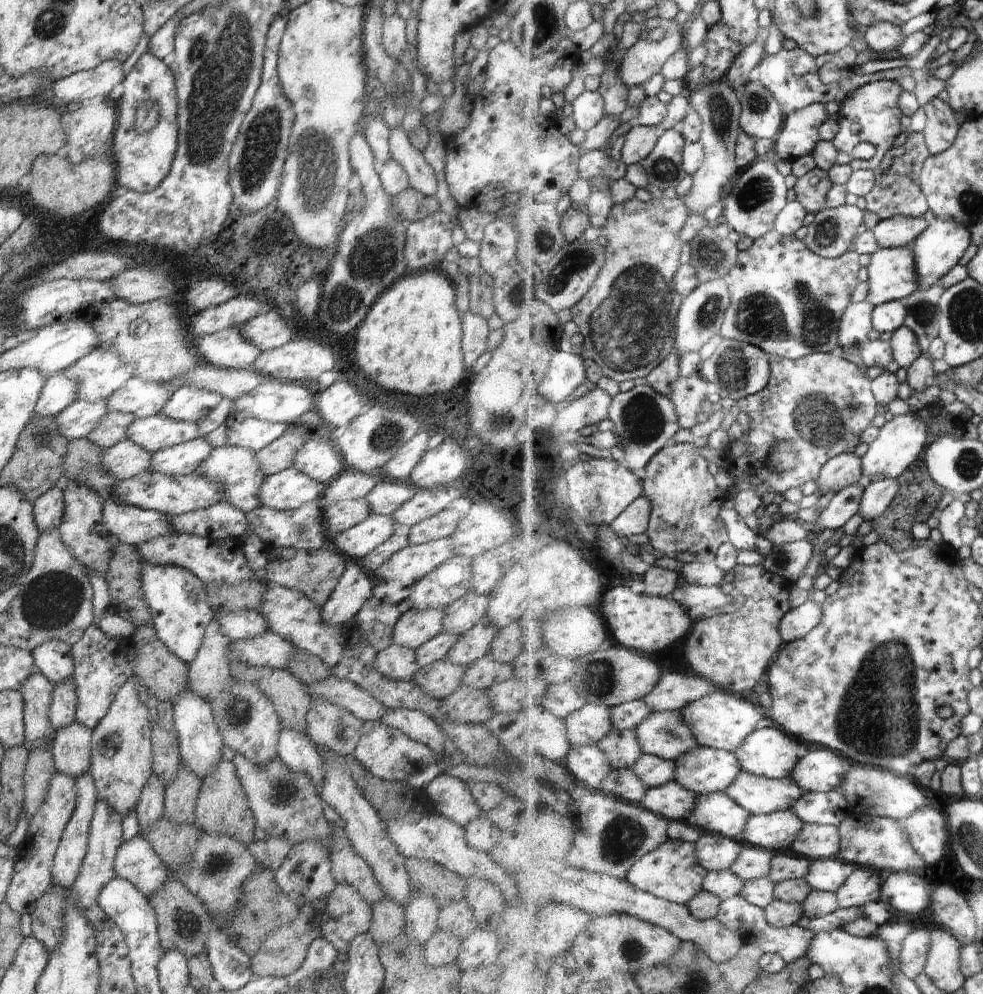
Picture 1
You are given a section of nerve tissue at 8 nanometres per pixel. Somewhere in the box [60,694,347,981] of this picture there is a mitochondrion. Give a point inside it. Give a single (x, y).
(187, 925)

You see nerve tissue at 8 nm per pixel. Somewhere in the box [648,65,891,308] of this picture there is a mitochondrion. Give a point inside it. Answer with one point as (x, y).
(758, 191)

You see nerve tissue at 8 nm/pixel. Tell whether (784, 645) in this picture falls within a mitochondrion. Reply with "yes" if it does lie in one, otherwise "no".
no

